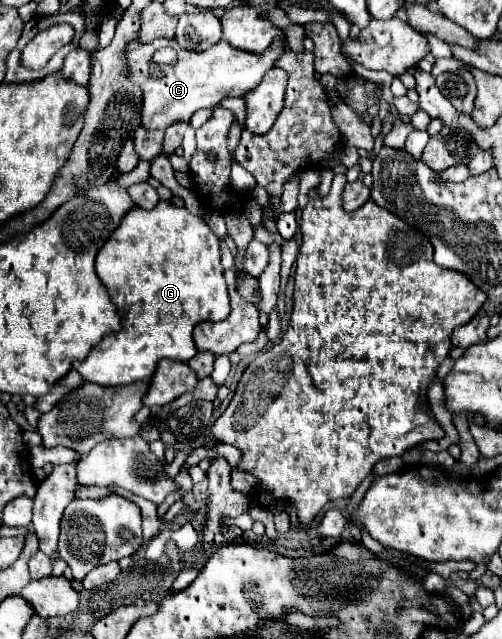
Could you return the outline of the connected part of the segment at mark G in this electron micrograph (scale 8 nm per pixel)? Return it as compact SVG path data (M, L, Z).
M161 200L149 212L143 208L133 208L125 214L121 226L105 242L95 260L95 270L109 290L111 302L119 310L123 332L107 334L97 346L91 348L85 360L73 362L73 368L81 374L81 378L101 386L123 386L151 378L157 362L163 358L181 362L191 360L197 354L197 348L193 346L193 328L199 322L219 322L229 316L229 294L219 256L219 238L199 216L189 214L187 208L177 208L171 202Z

